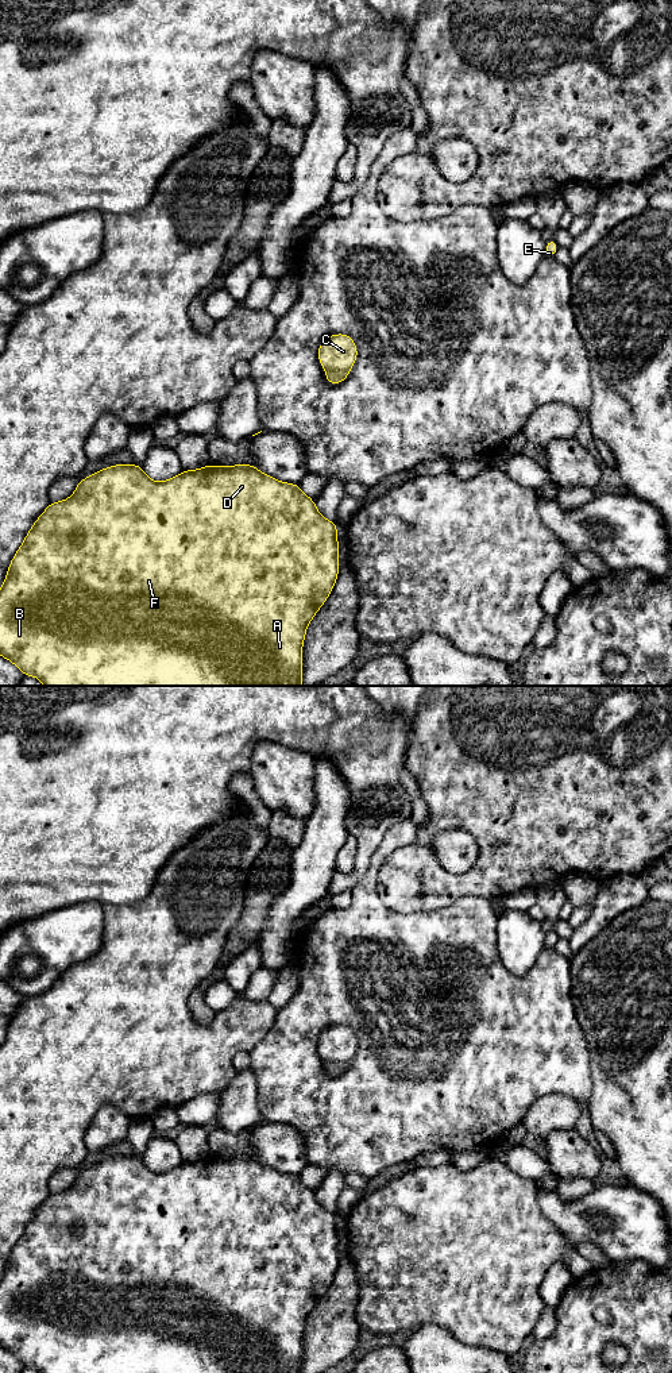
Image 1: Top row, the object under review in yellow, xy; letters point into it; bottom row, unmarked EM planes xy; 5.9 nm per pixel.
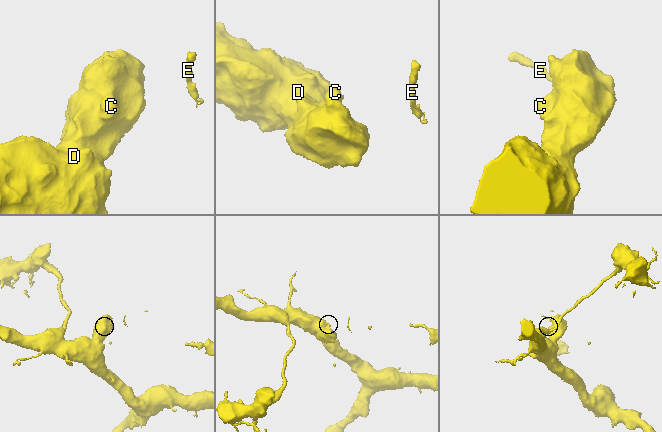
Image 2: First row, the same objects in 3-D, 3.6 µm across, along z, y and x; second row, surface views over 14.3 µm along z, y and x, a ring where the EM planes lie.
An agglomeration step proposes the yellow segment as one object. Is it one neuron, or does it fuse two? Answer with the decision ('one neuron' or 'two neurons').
two neurons

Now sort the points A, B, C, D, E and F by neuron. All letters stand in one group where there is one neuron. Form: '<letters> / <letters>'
A B C D F / E

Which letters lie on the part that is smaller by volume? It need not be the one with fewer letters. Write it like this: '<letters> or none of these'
E

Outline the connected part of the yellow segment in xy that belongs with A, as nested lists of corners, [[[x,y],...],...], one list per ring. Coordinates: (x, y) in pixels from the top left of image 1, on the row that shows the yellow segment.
[[[247,463],[235,466],[208,464],[197,470],[184,470],[181,474],[155,482],[146,475],[140,464],[113,464],[80,479],[74,493],[63,501],[50,502],[27,532],[22,545],[13,555],[3,586],[0,589],[0,656],[15,664],[23,676],[36,676],[43,686],[302,686],[302,647],[306,628],[318,609],[331,595],[339,571],[337,522],[327,520],[297,483],[278,481]]]

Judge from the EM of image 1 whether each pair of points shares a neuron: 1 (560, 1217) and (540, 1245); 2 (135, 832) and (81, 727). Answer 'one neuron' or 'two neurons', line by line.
1: two neurons
2: one neuron

